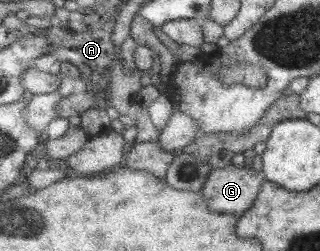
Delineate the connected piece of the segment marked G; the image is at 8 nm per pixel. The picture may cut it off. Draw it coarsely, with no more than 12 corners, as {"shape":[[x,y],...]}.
{"shape":[[254,168],[211,169],[200,194],[212,213],[239,218],[265,181]]}

